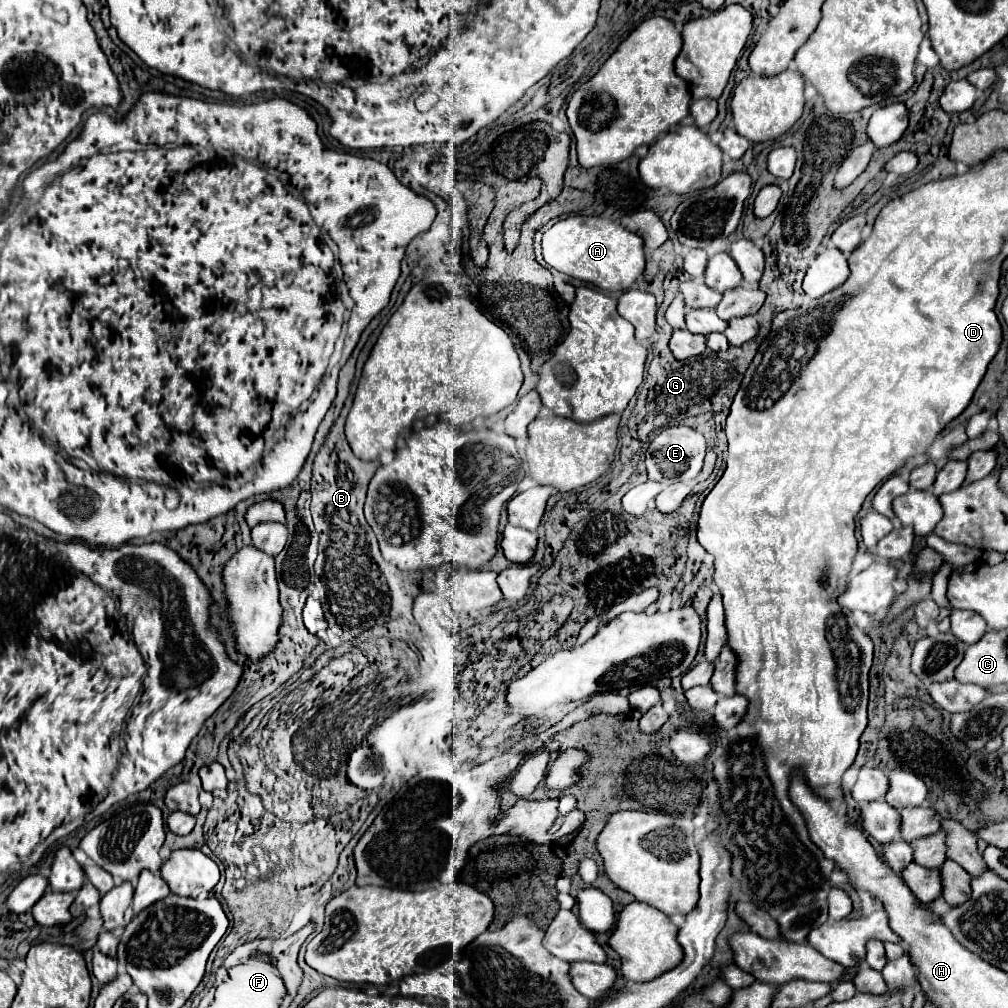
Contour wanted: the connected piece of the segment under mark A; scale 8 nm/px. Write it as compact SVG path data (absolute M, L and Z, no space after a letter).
M573 215L557 221L543 235L543 257L557 271L587 281L603 291L625 291L645 271L643 243L637 233L603 217Z

